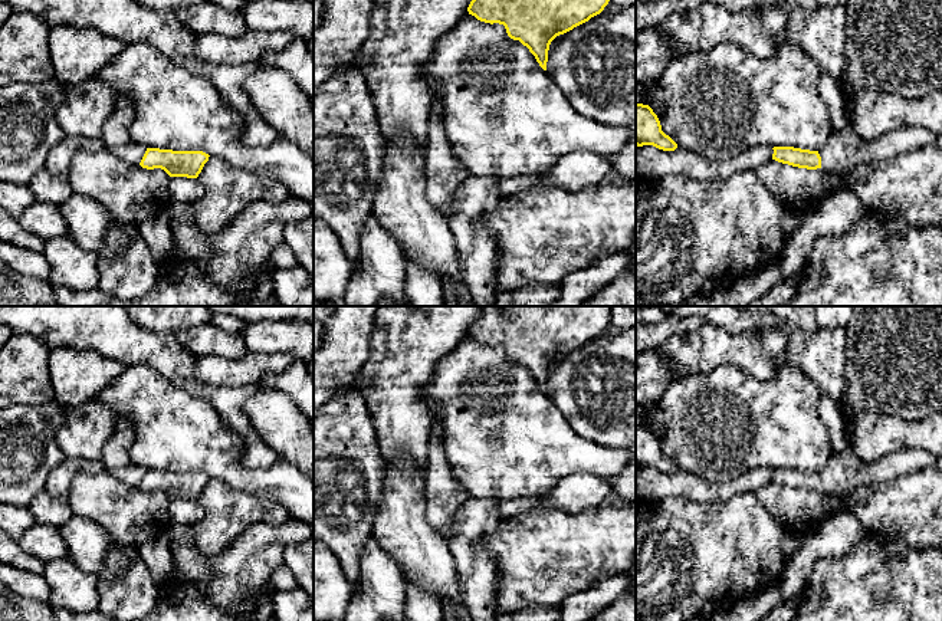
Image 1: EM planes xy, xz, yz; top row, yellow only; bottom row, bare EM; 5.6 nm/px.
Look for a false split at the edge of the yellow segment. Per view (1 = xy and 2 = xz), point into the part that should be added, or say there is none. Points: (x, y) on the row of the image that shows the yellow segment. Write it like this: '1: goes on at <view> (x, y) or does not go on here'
1: does not go on here
2: does not go on here

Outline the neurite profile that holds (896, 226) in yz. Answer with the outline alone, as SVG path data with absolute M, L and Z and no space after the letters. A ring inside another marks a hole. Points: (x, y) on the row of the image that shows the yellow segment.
M886 216L882 218L882 221L887 233L893 236L905 236L912 229L910 224L896 216Z

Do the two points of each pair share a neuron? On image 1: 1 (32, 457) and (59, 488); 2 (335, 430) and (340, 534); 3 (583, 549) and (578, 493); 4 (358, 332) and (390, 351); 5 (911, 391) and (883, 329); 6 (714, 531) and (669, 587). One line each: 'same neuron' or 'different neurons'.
1: different neurons
2: same neuron
3: different neurons
4: different neurons
5: same neuron
6: same neuron

